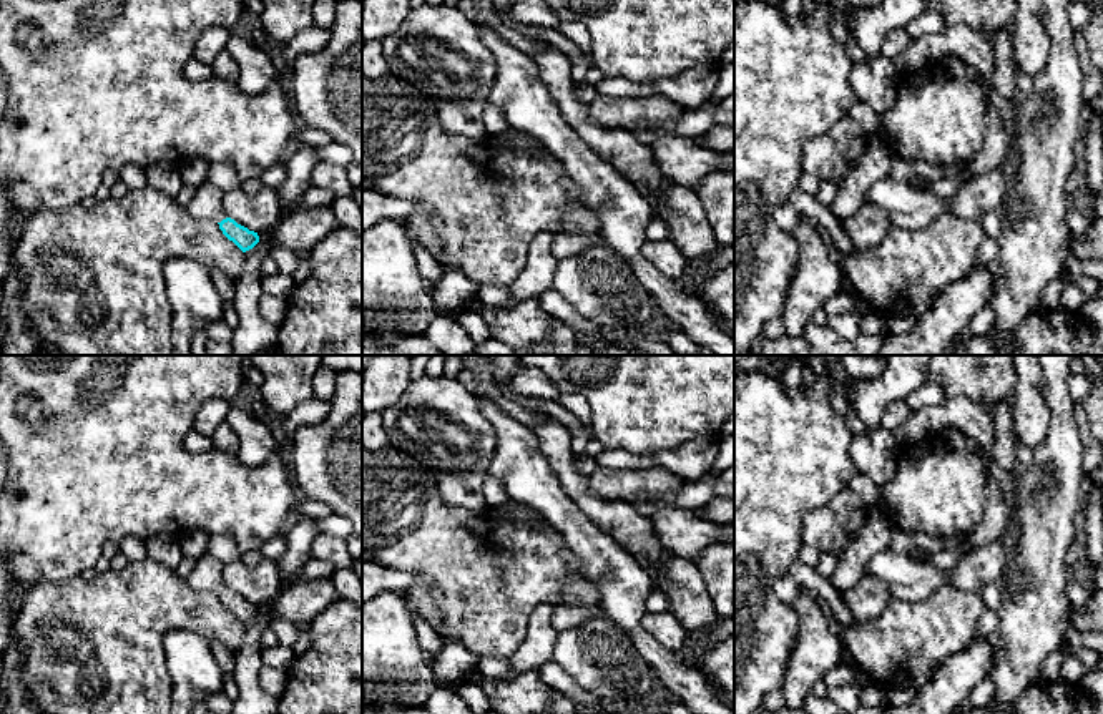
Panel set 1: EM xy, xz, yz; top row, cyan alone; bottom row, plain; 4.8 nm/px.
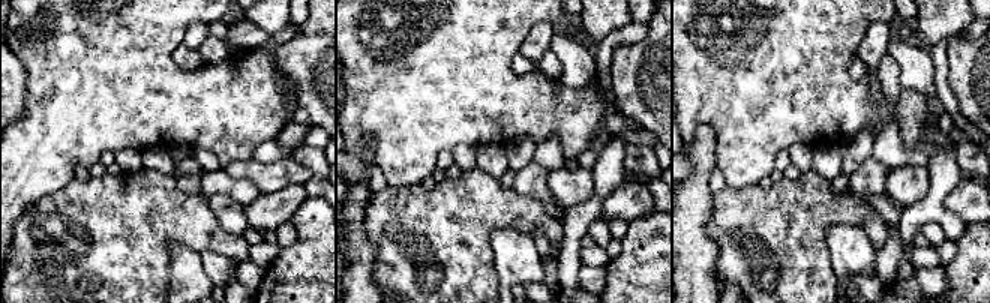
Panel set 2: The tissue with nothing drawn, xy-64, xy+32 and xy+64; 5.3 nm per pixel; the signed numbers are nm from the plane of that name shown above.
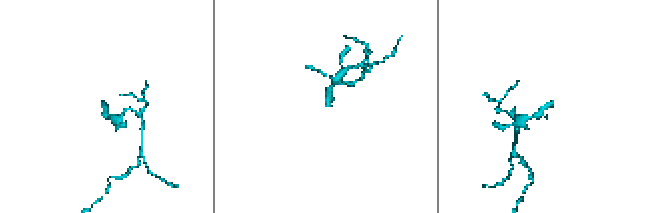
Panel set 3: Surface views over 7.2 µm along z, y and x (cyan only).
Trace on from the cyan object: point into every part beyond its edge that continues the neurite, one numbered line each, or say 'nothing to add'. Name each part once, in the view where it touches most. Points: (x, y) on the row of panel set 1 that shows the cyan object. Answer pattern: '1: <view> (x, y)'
1: xy (206, 203)

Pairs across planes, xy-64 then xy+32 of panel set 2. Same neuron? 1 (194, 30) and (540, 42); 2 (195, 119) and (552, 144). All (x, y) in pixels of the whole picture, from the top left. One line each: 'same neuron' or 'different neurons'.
1: same neuron
2: different neurons

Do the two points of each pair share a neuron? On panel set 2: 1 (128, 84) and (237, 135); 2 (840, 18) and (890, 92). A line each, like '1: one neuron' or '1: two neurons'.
1: one neuron
2: two neurons

